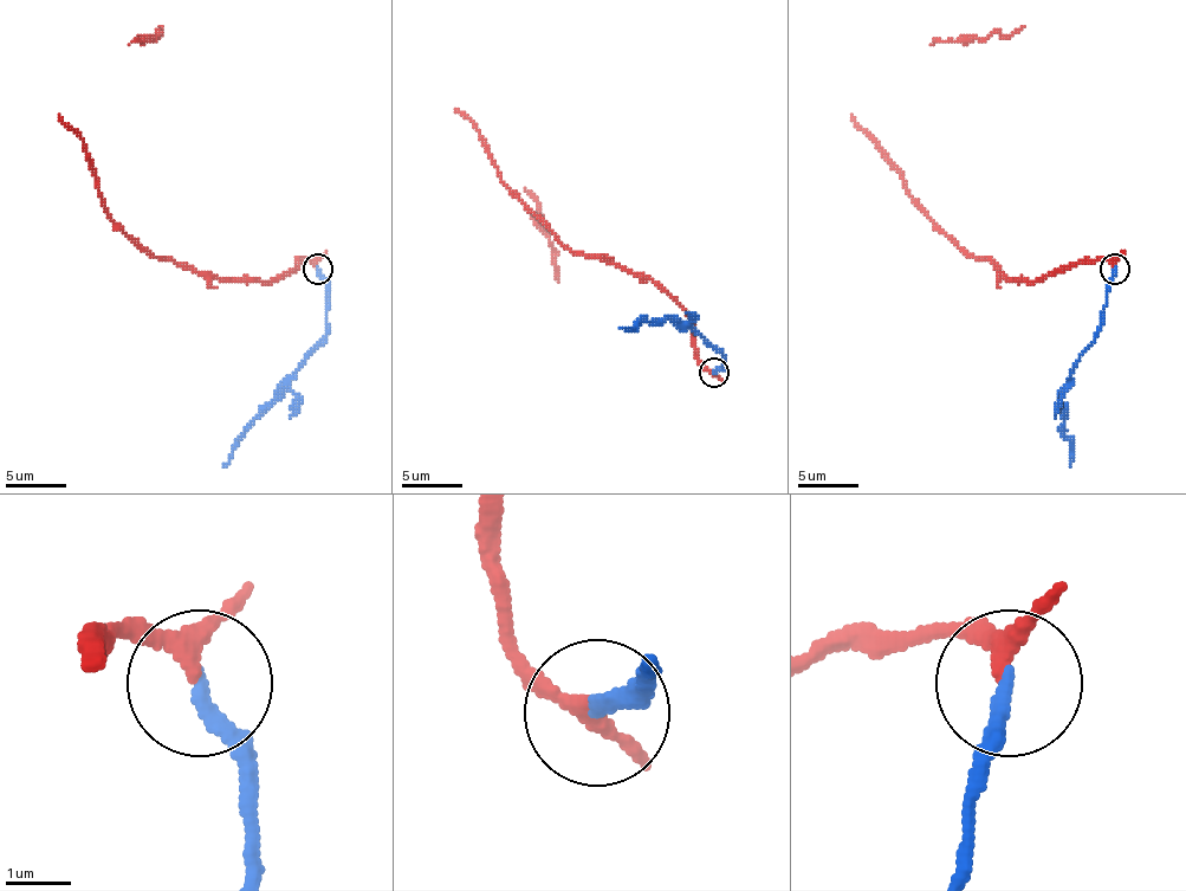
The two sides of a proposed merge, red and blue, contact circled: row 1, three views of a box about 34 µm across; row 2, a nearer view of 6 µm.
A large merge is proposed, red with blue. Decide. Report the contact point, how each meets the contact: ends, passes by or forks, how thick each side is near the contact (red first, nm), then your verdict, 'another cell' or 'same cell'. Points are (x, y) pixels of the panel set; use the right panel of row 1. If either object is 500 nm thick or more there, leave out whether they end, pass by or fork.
place (1115, 269); red passes by; blue ends; calibres 240 and 240 nm; same cell

